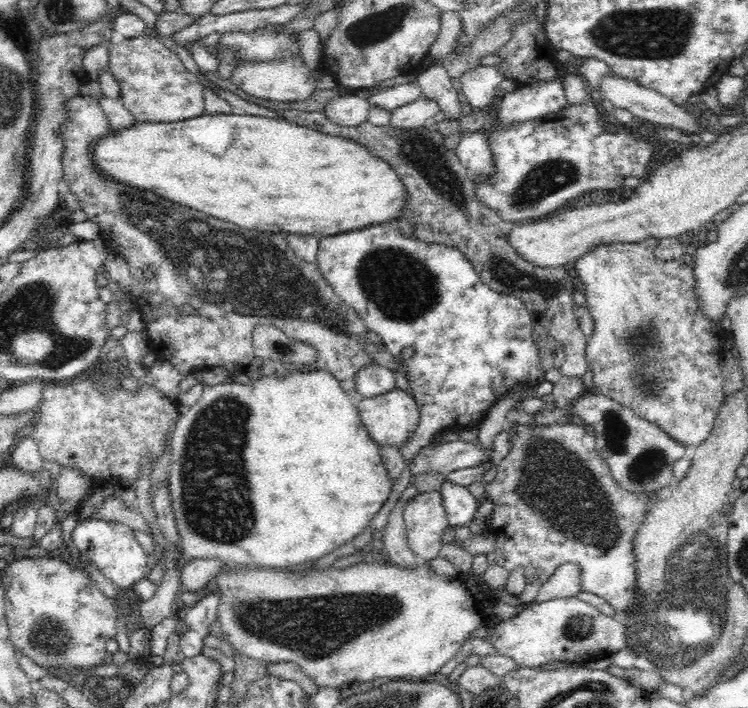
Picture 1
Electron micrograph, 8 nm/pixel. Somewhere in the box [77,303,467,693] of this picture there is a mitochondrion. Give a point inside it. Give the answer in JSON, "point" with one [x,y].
{"point":[215,498]}

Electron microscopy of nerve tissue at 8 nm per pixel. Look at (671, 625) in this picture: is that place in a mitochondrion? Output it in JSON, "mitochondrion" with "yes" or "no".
{"mitochondrion":"yes"}

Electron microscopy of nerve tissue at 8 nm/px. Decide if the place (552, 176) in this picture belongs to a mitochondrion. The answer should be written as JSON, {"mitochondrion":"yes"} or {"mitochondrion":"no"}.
{"mitochondrion":"yes"}

